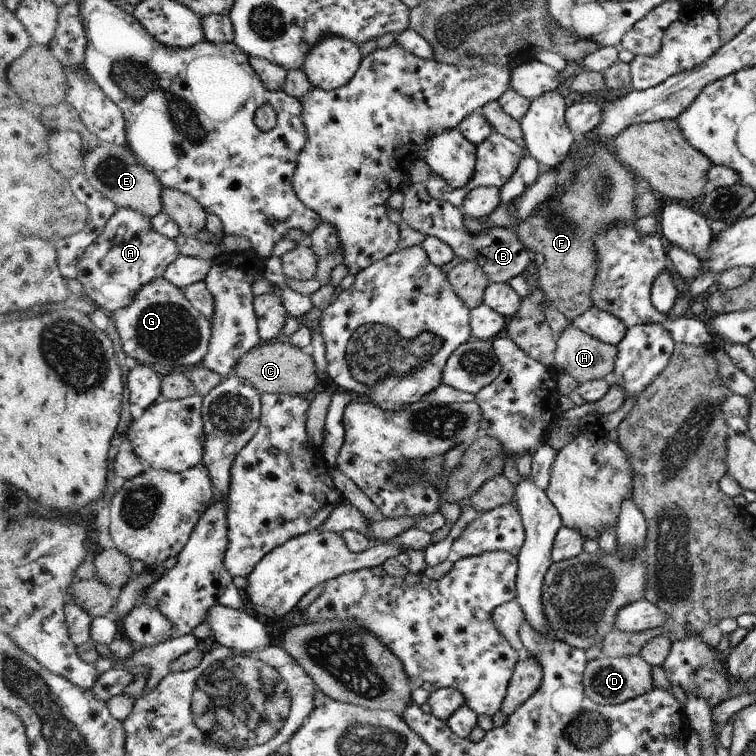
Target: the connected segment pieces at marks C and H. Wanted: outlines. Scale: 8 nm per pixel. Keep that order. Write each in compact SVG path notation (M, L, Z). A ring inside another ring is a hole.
M287 339L276 342L260 342L248 350L240 358L235 374L242 380L250 382L250 386L254 386L262 395L264 393L284 393L306 397L306 392L310 392L316 386L316 366L314 366L312 356L302 352L300 347L288 342Z
M569 324L555 350L555 368L578 383L610 379L616 364L617 345L600 342Z

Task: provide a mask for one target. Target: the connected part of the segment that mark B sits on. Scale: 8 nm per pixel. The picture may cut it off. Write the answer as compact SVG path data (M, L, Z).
M410 183L406 191L404 192L403 205L400 207L400 214L402 215L402 220L412 226L414 230L424 234L424 236L434 236L434 238L439 238L442 242L451 246L452 250L455 251L455 255L464 262L474 262L479 263L483 270L488 274L490 282L500 283L500 282L509 282L511 278L522 274L525 271L525 268L530 262L528 257L528 249L520 242L518 235L515 233L515 230L506 230L506 228L488 228L480 234L470 234L466 224L464 224L464 214L463 211L454 206L452 203L435 199L431 196L430 192L427 190L425 183Z

